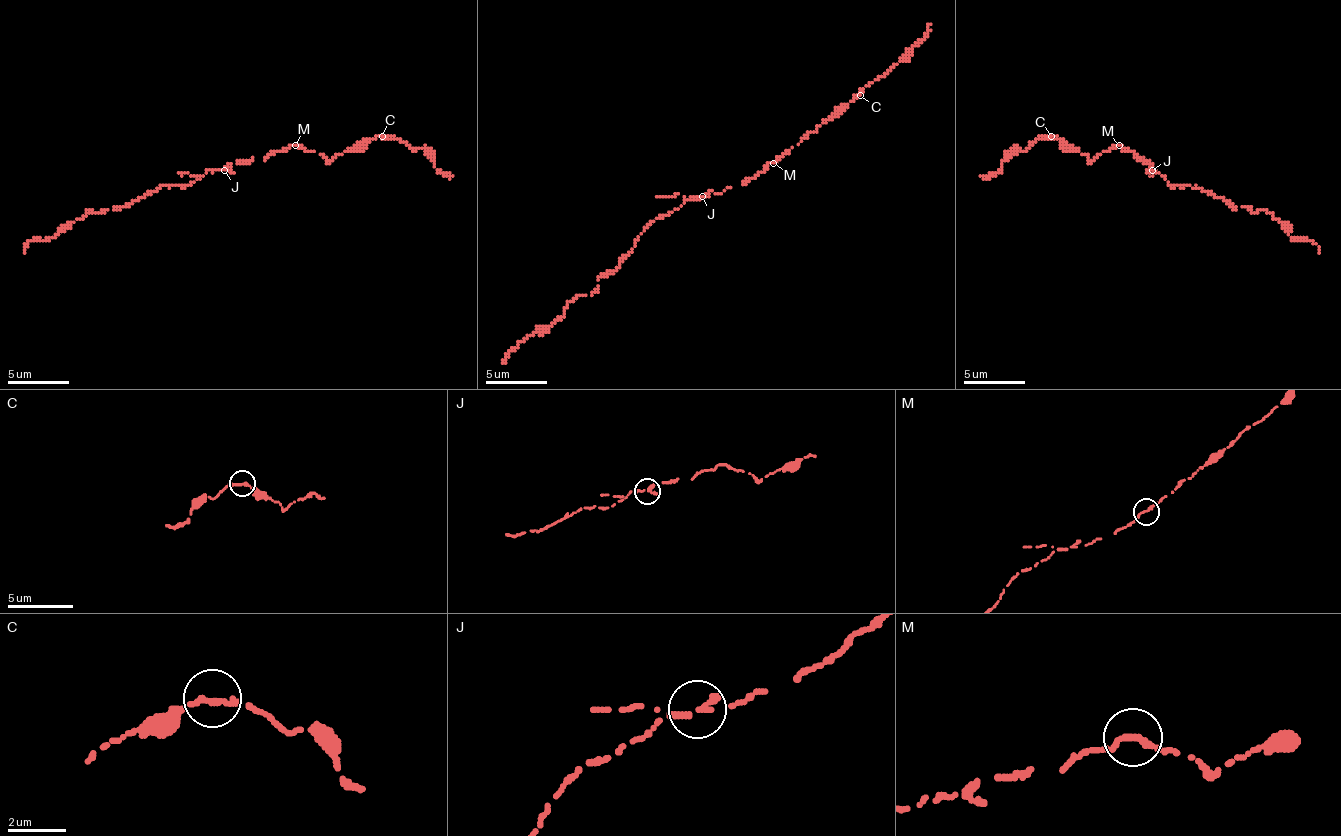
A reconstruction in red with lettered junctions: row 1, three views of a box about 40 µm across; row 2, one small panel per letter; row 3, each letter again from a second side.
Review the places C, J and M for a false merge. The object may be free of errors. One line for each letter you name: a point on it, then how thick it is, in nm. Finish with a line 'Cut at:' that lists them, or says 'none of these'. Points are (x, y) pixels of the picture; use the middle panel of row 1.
Cut at: none of these

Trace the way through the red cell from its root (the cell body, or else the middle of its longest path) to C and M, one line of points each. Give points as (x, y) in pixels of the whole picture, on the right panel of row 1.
C: (1153, 163), (1146, 163), (1143, 157), (1134, 151), (1125, 151), (1119, 145), (1091, 160), (1051, 136)
M: (1153, 163), (1146, 163), (1143, 157), (1134, 151), (1125, 151), (1119, 145)

